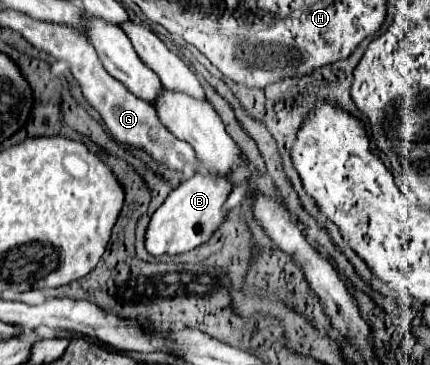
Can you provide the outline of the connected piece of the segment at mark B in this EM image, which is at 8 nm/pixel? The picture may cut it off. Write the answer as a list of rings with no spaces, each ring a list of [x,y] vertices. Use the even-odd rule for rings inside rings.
[[[195,173],[191,179],[175,187],[169,197],[163,201],[163,205],[153,213],[147,233],[145,233],[145,249],[153,257],[161,255],[177,255],[191,251],[205,243],[213,231],[223,223],[225,211],[223,203],[231,191],[231,183],[223,177],[209,175],[209,173]]]

